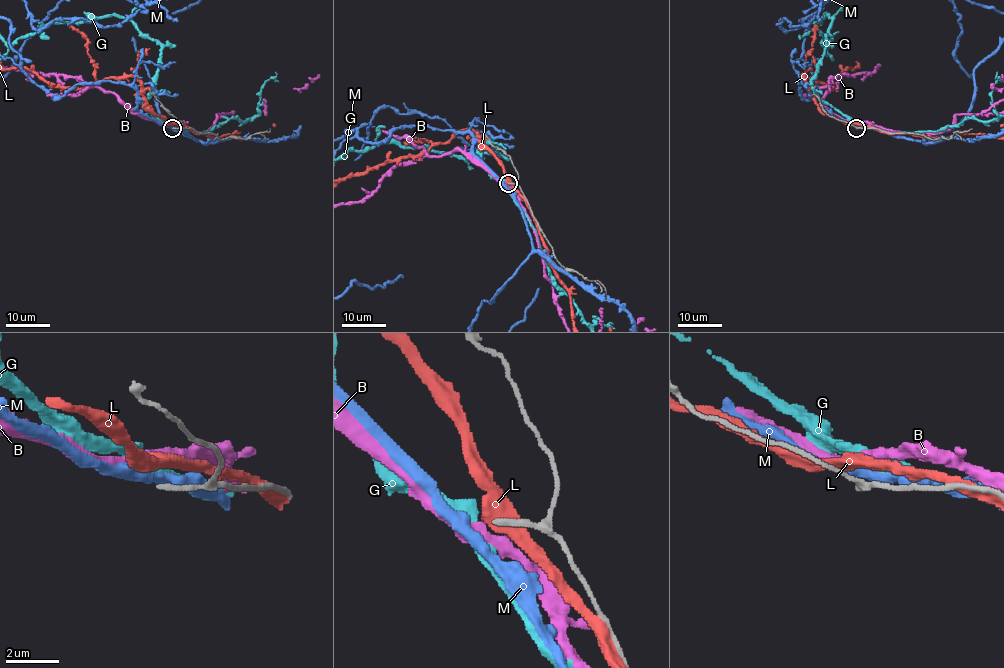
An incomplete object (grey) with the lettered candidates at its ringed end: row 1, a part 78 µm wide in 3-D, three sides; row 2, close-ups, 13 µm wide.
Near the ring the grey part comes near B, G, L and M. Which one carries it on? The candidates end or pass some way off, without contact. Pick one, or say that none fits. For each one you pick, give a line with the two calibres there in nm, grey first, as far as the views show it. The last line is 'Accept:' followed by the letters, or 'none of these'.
Accept: none of these

